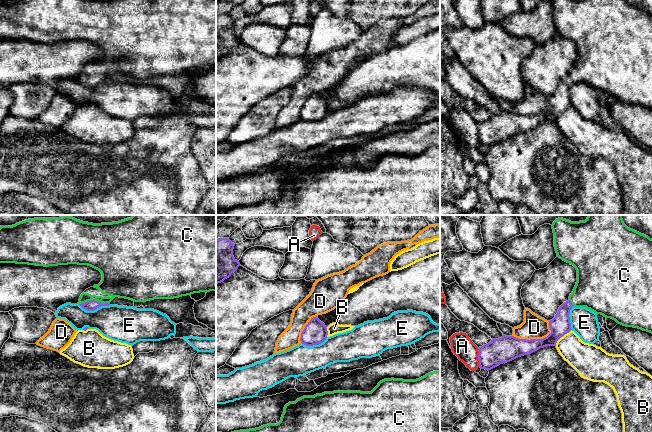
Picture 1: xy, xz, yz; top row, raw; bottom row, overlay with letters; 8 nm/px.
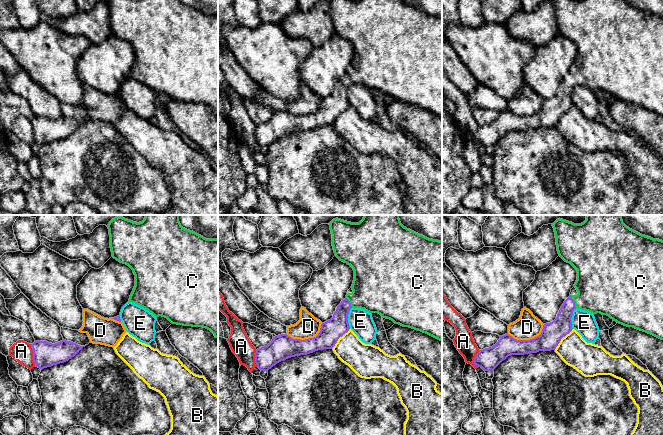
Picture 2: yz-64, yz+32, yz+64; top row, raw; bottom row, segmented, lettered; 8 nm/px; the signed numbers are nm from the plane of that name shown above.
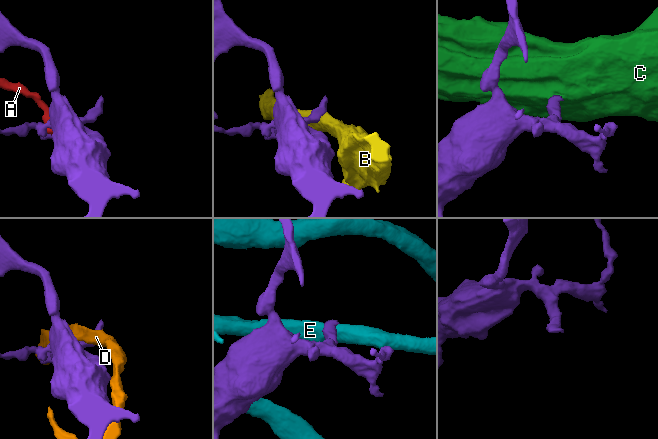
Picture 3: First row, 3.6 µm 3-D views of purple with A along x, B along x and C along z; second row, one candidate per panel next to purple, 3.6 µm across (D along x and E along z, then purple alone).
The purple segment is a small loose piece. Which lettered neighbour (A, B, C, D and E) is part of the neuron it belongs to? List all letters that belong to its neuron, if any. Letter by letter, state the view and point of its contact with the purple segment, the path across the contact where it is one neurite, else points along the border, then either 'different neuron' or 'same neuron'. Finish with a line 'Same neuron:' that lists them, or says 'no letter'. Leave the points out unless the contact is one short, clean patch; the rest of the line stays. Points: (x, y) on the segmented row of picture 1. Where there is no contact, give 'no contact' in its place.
A: contact yz (478, 357); different neuron
B: contact yz (562, 336); border yz (571, 329), (555, 345); different neuron
C: contact xy (94, 300); way xy (92, 305), (94, 300), (109, 299), (118, 280); same neuron
D: contact yz (536, 339); different neuron
E: contact xy (94, 309); border xy (78, 304), (87, 310), (95, 310), (101, 306), (109, 305); different neuron
Same neuron: C

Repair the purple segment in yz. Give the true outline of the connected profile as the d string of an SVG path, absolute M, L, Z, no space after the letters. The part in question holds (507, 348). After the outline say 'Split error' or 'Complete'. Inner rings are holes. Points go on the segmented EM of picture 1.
M588 215L585 221L558 218L552 224L557 256L577 270L577 282L569 300L549 321L551 333L543 339L519 339L503 335L478 348L479 366L491 370L500 364L529 355L557 341L571 329L570 310L586 307L626 327L652 333L652 239L628 228L622 215Z. Split error

